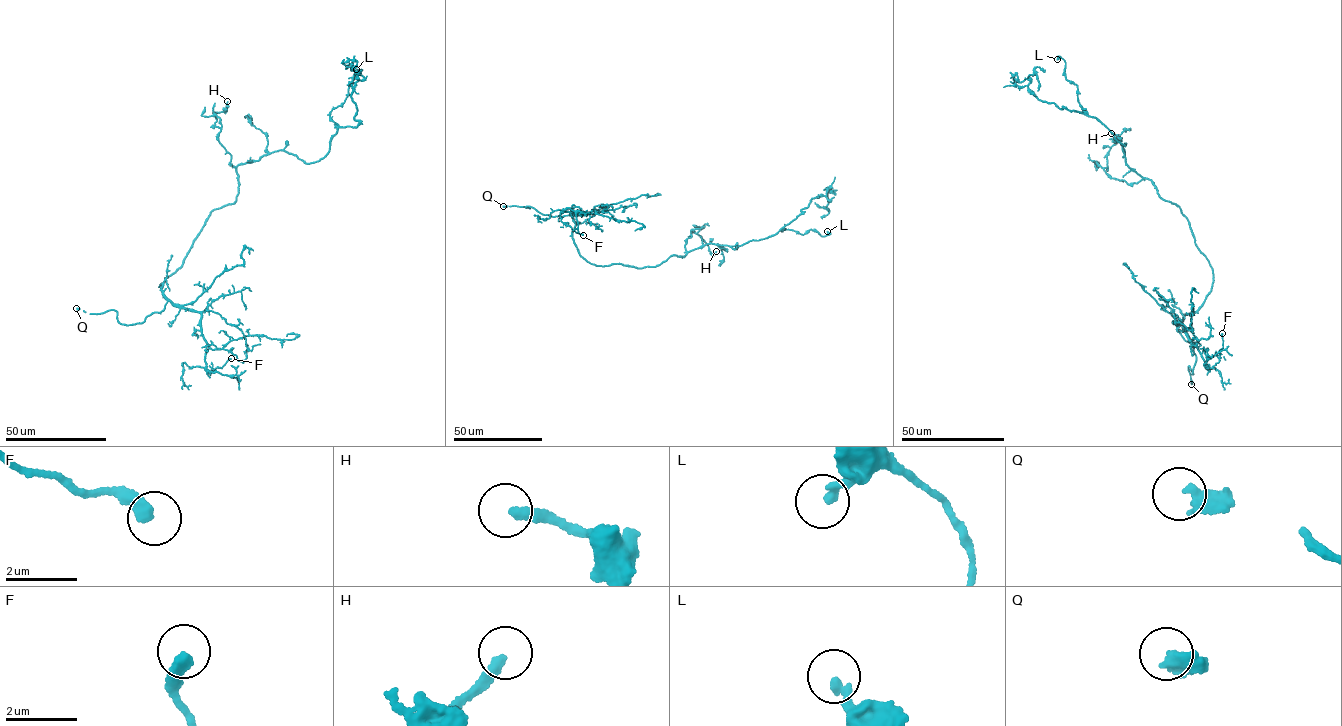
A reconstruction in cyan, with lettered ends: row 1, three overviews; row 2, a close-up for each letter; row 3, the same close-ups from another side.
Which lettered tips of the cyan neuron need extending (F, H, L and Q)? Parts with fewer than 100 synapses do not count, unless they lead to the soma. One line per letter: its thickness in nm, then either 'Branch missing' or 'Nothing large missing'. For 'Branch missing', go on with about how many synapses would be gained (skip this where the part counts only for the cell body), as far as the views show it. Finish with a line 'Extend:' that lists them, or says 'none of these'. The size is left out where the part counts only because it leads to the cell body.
F: Thickness 400 nm. Nothing large missing
H: Thickness 240 nm. Nothing large missing
L: Thickness 240 nm. Nothing large missing
Q: Thickness 420 nm. Branch missing
Extend: Q

